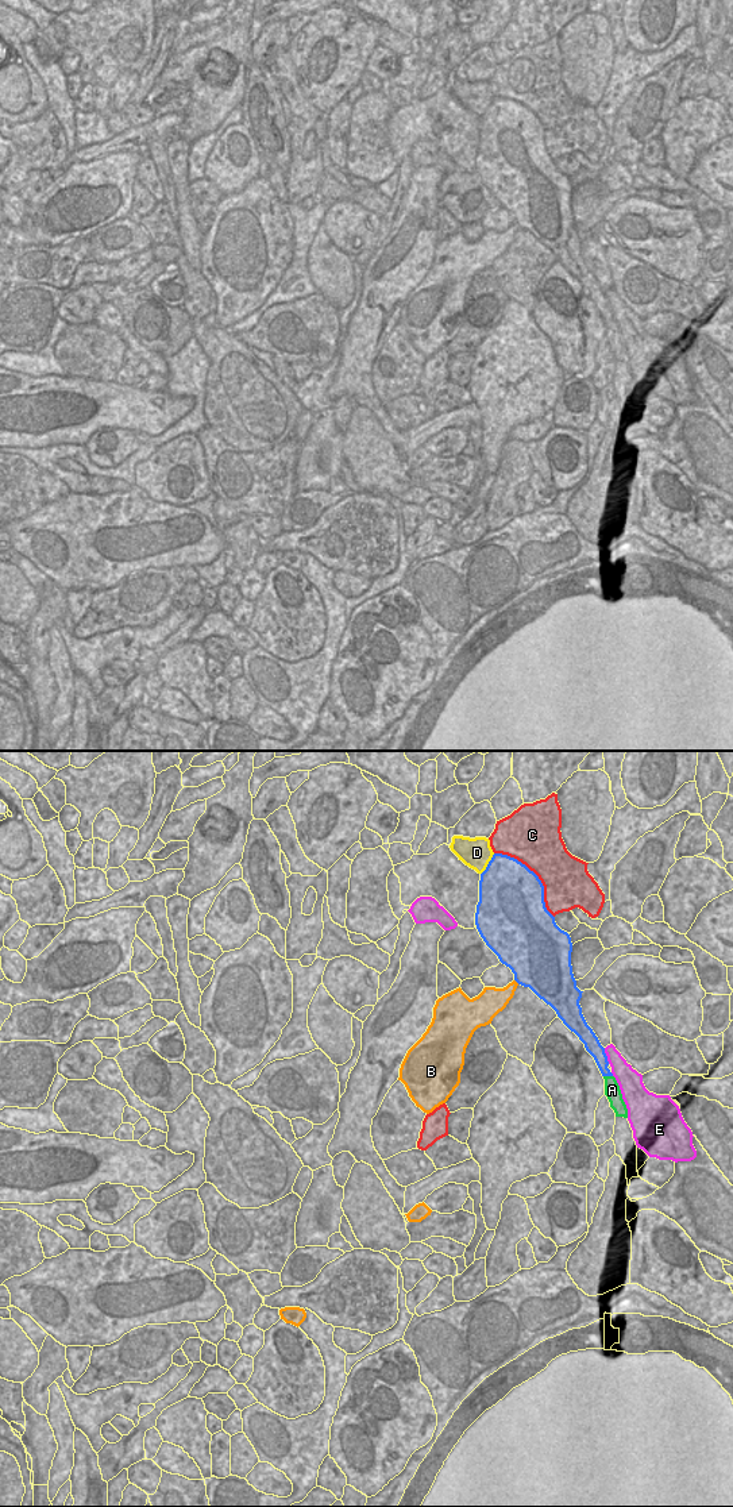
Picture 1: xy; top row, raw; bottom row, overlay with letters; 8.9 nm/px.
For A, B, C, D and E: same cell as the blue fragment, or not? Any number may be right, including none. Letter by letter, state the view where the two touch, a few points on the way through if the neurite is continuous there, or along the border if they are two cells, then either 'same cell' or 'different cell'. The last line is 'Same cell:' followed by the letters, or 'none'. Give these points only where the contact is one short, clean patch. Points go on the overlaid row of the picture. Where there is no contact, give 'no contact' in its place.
A: contact in xy; different cell
B: contact in xy; different cell
C: contact in xy; different cell
D: contact in xy; different cell
E: contact in xy; different cell
Same cell: none

